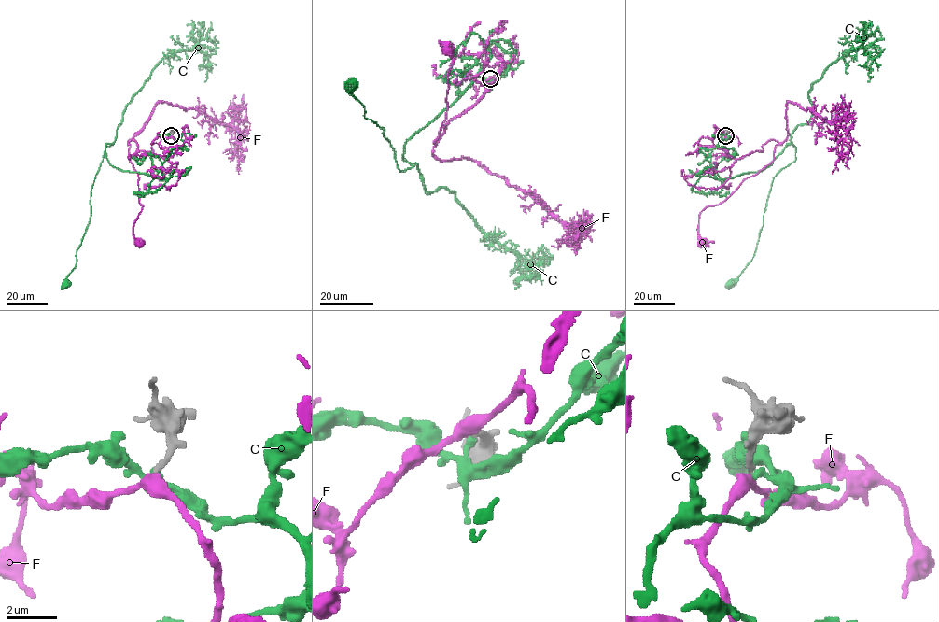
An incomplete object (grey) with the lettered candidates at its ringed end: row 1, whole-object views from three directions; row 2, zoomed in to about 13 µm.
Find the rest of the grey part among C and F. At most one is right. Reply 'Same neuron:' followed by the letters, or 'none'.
Same neuron: F

